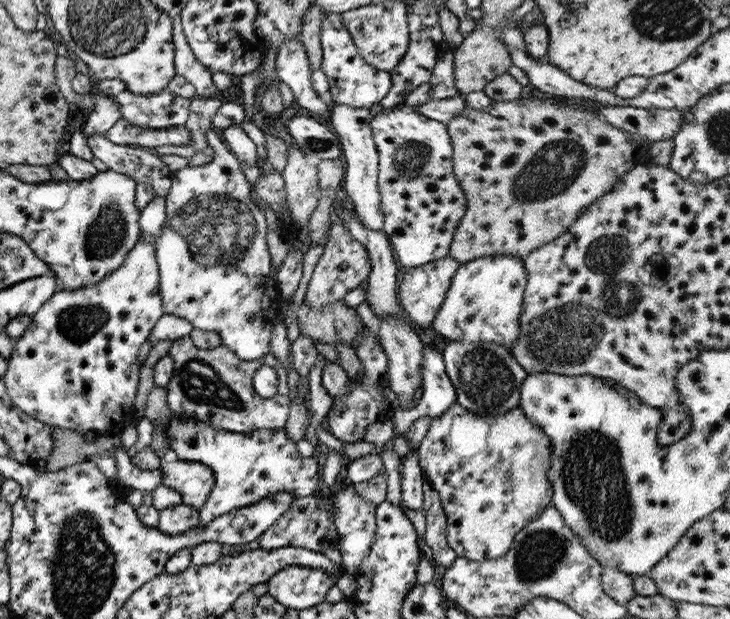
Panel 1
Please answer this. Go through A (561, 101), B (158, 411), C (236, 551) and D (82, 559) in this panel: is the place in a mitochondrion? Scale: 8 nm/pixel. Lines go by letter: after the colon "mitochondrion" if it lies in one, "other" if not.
A: other
B: other
C: other
D: mitochondrion

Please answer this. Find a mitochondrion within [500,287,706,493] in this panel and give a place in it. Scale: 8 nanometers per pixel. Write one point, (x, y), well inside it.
(562, 338)

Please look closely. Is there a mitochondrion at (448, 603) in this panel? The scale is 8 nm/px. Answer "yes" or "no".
no

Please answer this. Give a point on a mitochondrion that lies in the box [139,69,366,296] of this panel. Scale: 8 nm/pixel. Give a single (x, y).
(217, 229)

